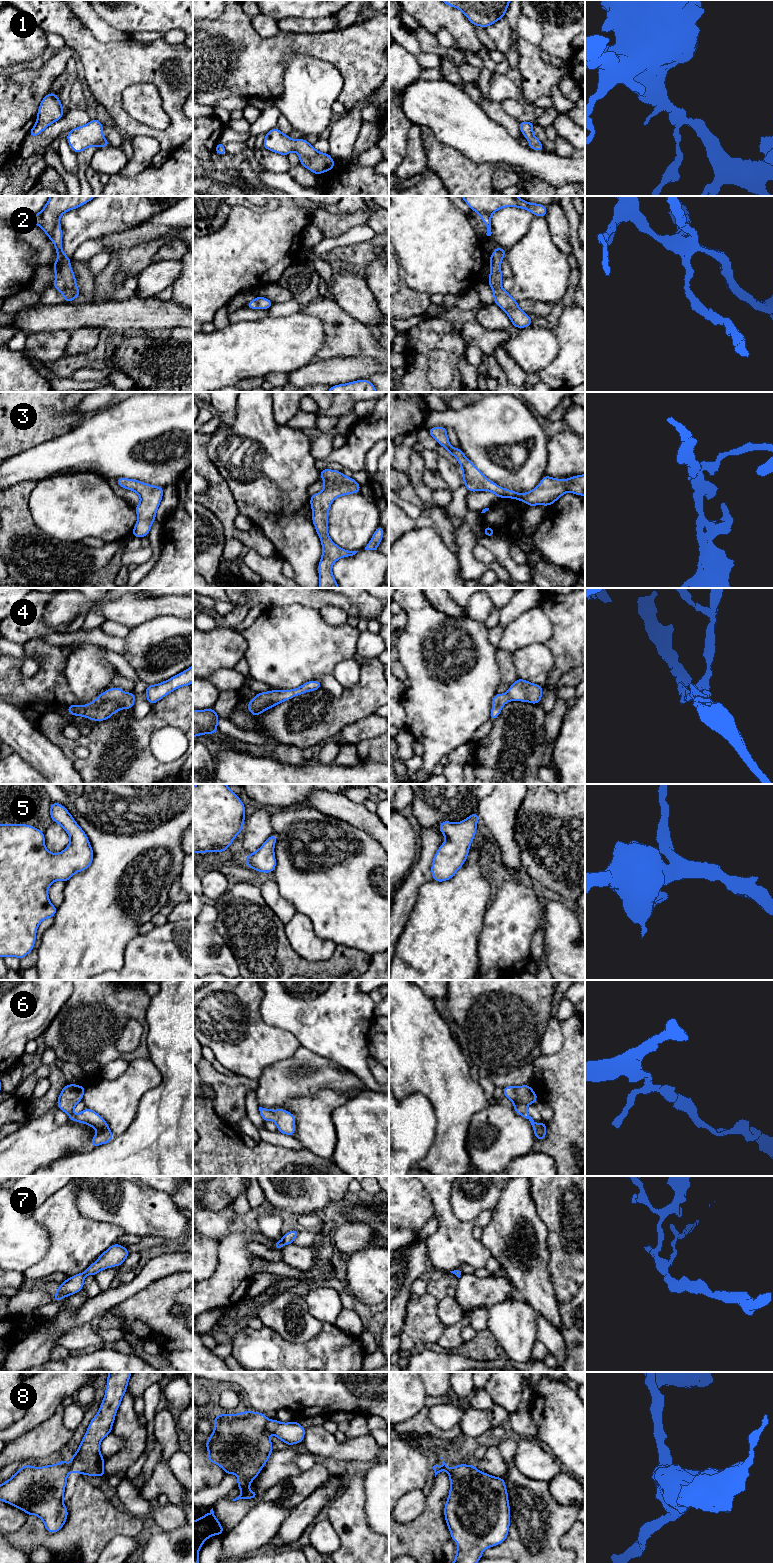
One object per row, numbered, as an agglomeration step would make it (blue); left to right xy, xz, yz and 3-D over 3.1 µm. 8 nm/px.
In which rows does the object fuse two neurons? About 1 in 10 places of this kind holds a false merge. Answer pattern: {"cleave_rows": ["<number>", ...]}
{"cleave_rows": ["8"]}

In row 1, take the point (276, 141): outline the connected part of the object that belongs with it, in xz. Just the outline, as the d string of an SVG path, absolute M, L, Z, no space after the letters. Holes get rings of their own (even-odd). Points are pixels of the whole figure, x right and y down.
M277 127L265 134L263 148L284 156L295 151L299 156L300 164L316 175L330 171L336 164L329 153L317 151L303 138L291 139Z

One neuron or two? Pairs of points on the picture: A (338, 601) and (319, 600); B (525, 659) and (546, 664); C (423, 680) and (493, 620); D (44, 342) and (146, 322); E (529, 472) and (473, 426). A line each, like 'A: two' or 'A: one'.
A: one
B: one
C: two
D: two
E: one

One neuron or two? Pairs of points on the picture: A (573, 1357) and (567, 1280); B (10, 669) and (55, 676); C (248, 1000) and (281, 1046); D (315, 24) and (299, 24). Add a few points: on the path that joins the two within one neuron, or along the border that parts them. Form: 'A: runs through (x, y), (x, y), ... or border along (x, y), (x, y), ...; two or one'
A: border along (574, 1294), (567, 1302), (558, 1302); two
B: runs through (21, 680), (23, 682), (44, 682); one
C: runs through (248, 1012), (250, 1018), (269, 1037); one
D: runs through (311, 24), (303, 24); one

